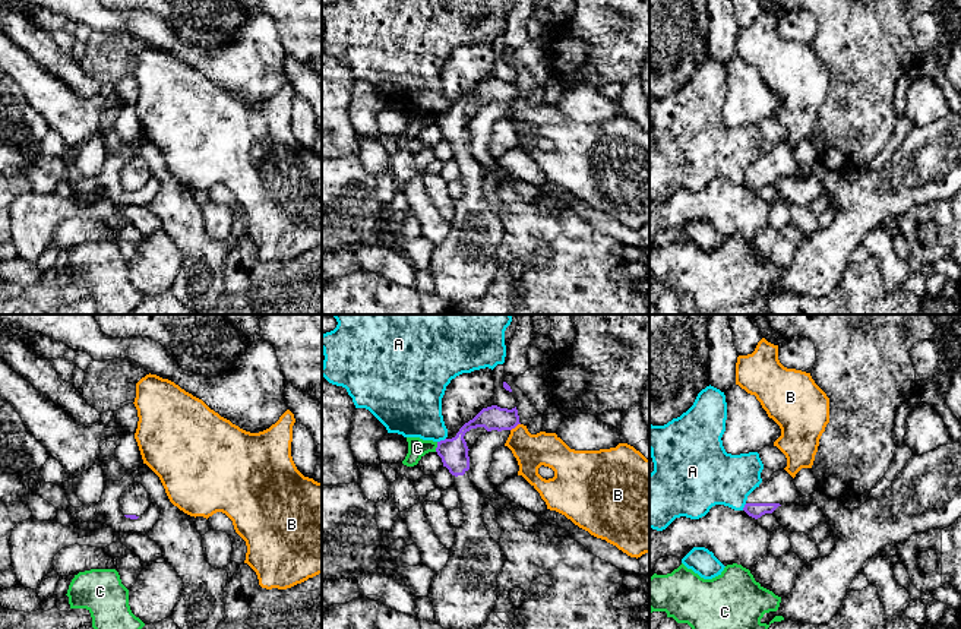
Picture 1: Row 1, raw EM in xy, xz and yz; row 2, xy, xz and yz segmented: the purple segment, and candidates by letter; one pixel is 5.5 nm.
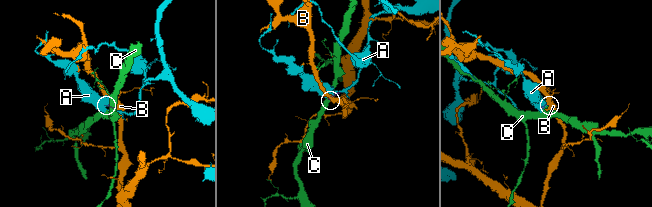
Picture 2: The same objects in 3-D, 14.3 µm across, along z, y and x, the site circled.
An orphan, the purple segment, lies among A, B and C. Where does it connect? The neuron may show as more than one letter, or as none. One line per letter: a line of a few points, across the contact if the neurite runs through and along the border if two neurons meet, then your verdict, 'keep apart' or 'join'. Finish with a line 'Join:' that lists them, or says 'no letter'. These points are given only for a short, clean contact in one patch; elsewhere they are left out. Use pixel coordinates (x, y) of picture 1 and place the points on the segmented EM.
A: keep apart
B: line xz (519, 423), (511, 430); keep apart
C: line xz (438, 442), (435, 451); keep apart
Join: no letter

